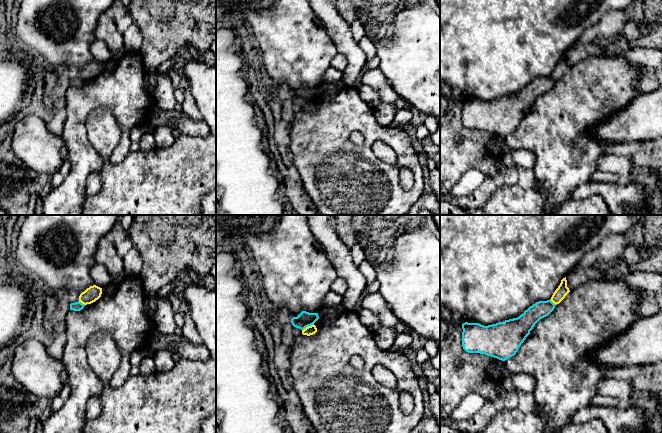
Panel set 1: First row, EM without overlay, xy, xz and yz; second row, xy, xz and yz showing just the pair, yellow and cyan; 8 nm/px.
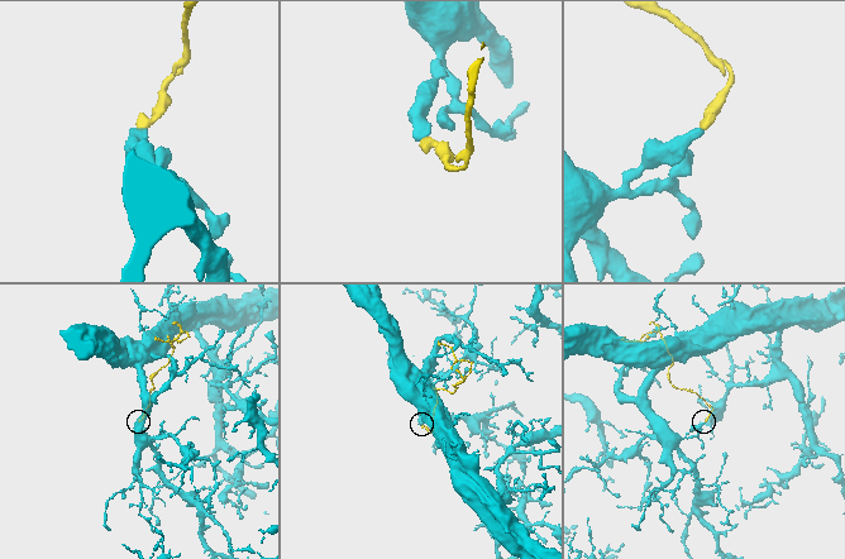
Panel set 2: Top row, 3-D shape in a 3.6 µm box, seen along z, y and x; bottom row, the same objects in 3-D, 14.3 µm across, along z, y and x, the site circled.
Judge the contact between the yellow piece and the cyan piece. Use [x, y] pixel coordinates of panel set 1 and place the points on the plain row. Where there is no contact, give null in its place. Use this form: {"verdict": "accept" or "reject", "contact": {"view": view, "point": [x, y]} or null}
{"verdict": "reject", "contact": {"view": "xz", "point": [308, 102]}}

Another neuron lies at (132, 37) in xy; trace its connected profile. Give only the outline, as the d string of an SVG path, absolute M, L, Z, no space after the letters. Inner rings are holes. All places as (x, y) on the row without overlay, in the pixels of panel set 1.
M132 23L123 33L124 47L126 51L139 51L142 46L142 35L138 26Z

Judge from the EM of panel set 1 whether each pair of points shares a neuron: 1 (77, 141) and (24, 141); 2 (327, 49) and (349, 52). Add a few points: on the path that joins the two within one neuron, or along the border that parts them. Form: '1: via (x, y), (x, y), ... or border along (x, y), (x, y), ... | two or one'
1: border along (60, 136), (65, 146) | two
2: border along (325, 30), (338, 52) | two

